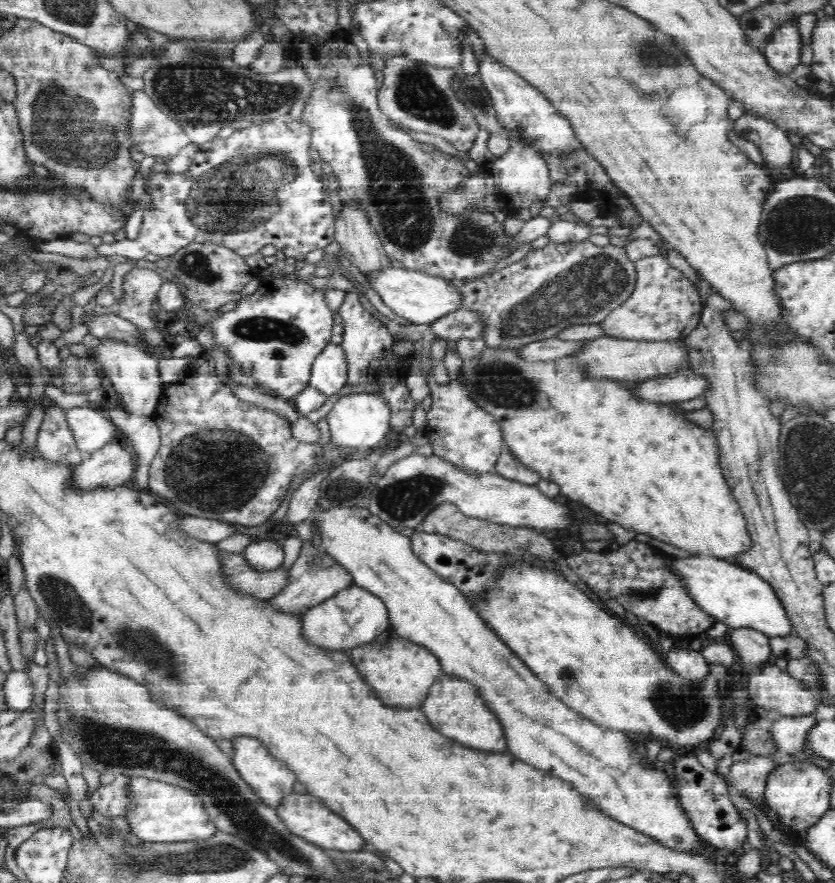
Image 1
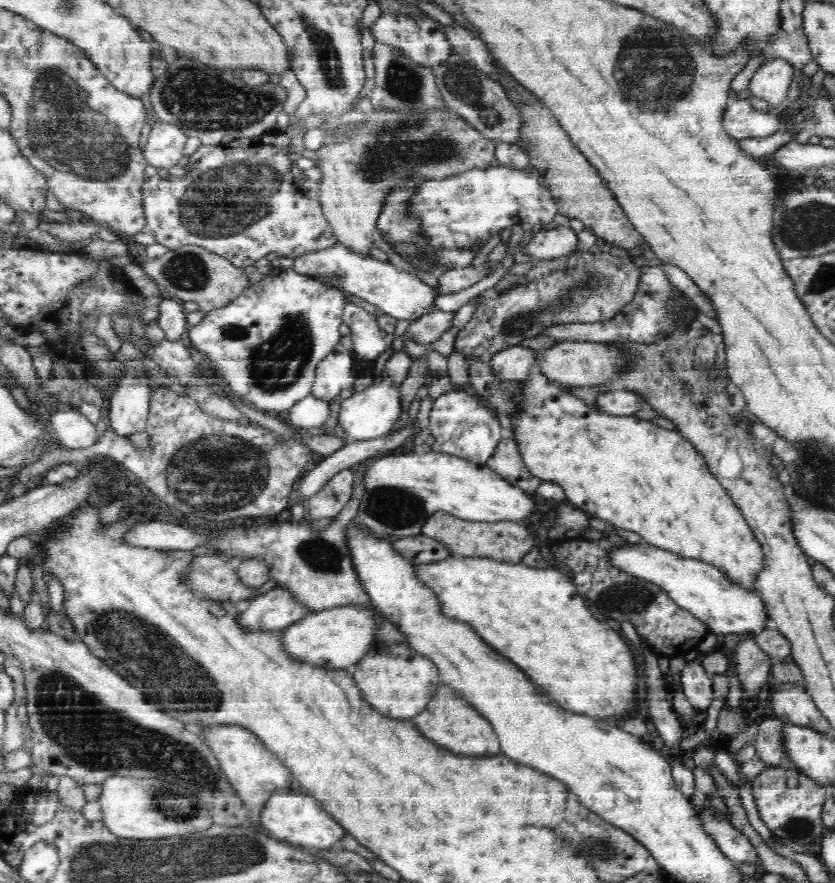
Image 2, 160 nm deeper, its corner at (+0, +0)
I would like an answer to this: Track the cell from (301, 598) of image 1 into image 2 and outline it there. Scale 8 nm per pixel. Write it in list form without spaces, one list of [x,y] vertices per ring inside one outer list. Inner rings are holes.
[[[278,587],[245,603],[238,612],[244,614],[244,626],[252,626],[250,630],[276,630],[298,622],[309,610],[289,588]]]

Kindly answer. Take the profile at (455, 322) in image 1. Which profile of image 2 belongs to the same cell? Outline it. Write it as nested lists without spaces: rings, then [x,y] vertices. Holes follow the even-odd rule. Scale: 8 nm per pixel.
[[[432,311],[416,322],[411,322],[404,333],[404,339],[418,344],[430,344],[438,340],[444,332],[449,330],[454,321],[455,312]]]

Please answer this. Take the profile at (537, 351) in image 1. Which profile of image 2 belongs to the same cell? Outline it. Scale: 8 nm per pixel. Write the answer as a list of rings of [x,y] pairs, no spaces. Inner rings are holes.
[[[514,345],[496,353],[489,360],[490,368],[500,381],[525,380],[535,371],[535,358],[540,352]]]

